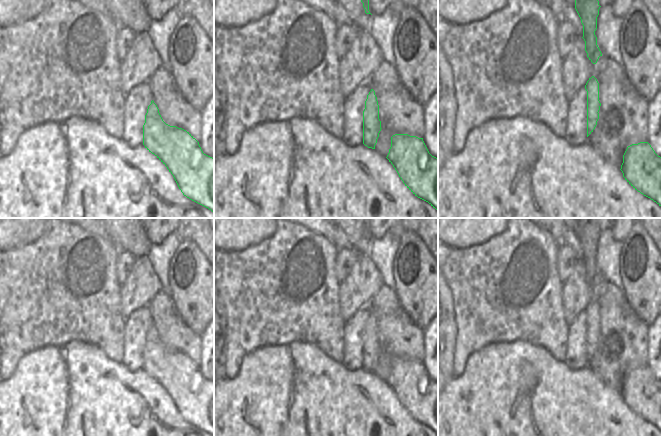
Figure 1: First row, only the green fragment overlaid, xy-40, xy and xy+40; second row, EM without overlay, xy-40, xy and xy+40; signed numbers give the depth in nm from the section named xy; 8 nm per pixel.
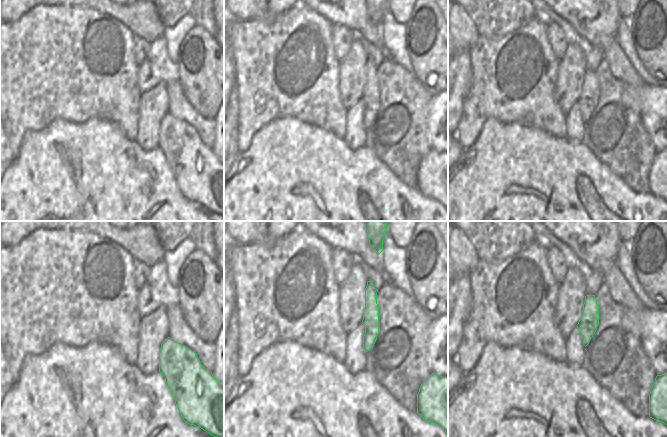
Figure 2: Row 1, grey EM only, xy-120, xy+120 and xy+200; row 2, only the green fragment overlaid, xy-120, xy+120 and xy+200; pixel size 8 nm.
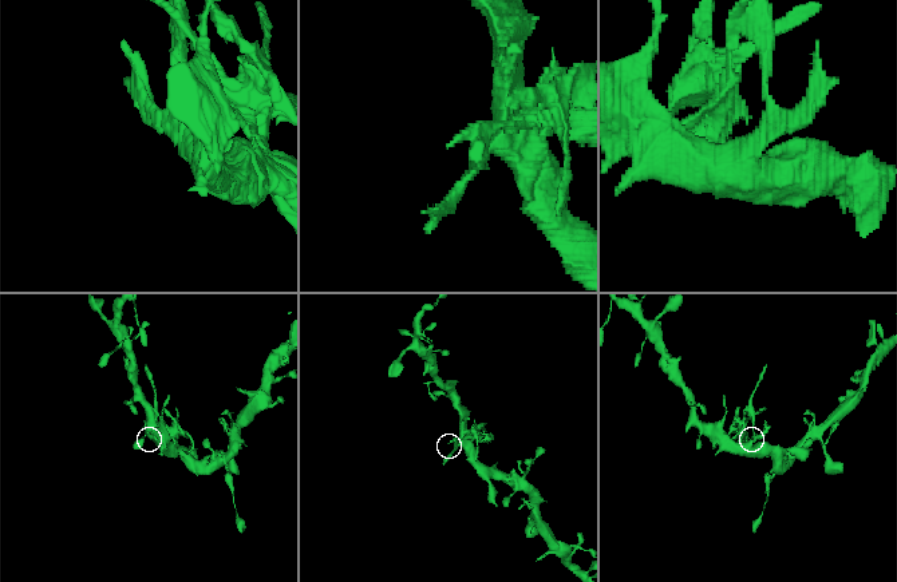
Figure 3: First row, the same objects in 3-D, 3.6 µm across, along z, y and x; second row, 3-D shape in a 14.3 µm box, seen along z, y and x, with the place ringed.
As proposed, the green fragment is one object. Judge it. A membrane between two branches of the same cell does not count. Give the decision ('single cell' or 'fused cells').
fused cells

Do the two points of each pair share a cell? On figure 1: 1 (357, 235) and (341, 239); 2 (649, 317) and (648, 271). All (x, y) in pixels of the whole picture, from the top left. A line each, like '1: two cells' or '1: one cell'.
1: two cells
2: one cell

